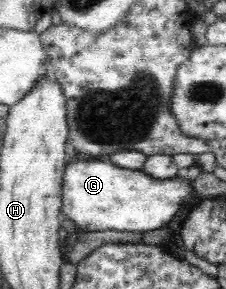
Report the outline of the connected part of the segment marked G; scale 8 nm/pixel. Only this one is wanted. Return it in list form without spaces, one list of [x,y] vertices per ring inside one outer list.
[[[72,160],[65,165],[62,179],[62,216],[76,224],[80,231],[95,232],[114,230],[122,232],[149,232],[168,225],[176,213],[192,198],[190,181],[178,176],[154,179],[141,170],[122,169],[108,160]]]

